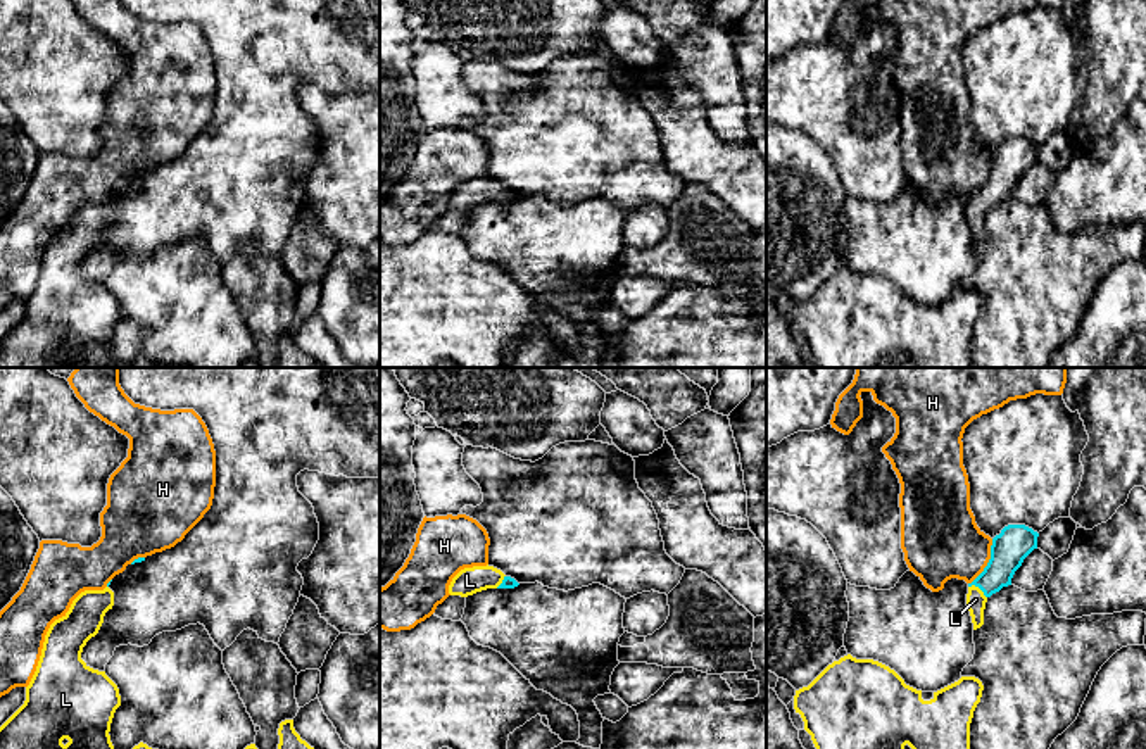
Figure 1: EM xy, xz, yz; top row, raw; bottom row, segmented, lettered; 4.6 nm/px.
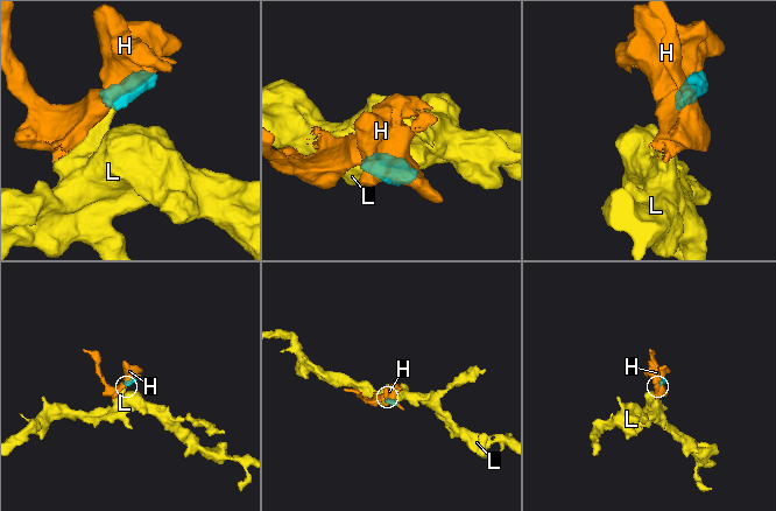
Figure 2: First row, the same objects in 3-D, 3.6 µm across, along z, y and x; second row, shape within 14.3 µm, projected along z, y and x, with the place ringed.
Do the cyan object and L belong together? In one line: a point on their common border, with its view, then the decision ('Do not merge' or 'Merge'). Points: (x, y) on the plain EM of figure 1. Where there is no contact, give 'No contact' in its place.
Touches cyan at yz (979, 201). Merge

